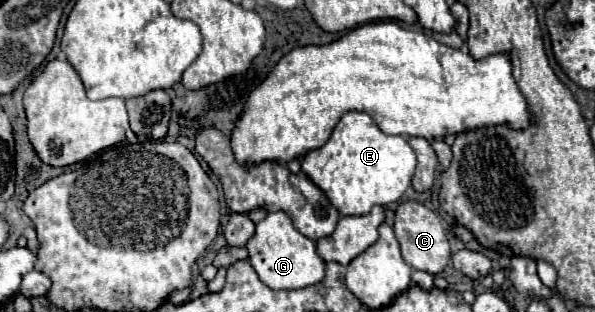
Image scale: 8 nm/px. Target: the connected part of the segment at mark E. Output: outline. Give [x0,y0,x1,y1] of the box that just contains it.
[301,112,417,216]

